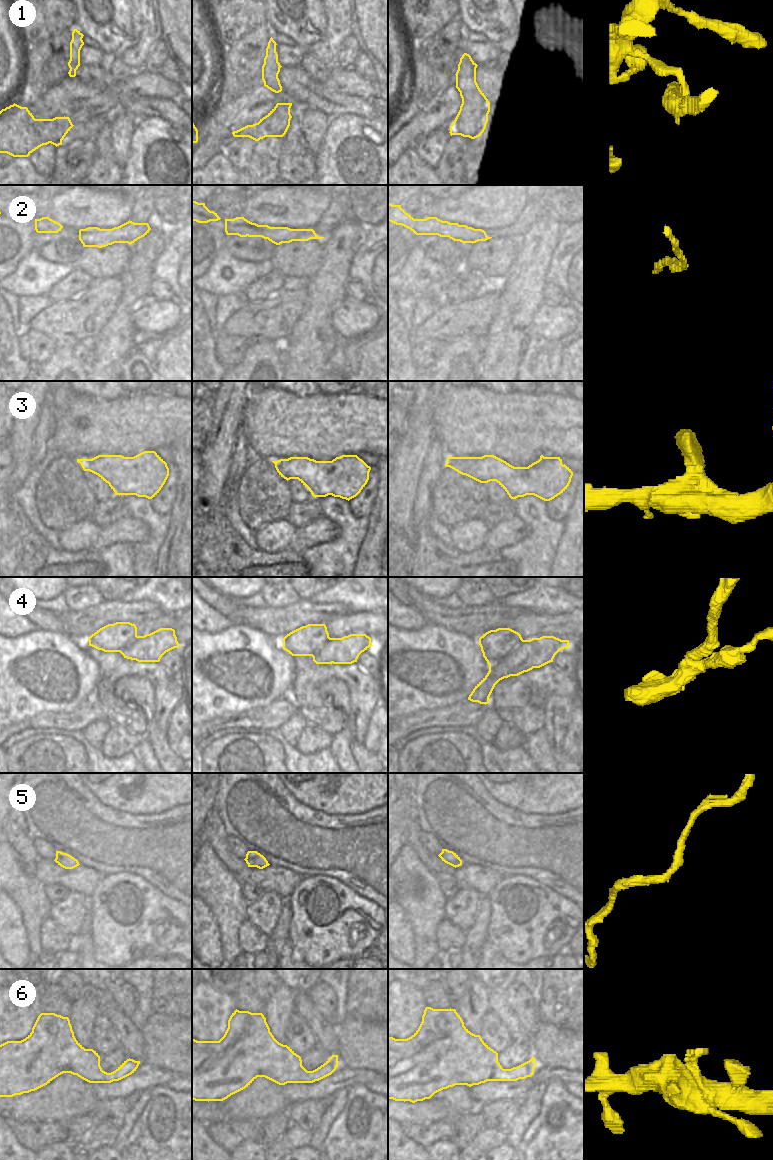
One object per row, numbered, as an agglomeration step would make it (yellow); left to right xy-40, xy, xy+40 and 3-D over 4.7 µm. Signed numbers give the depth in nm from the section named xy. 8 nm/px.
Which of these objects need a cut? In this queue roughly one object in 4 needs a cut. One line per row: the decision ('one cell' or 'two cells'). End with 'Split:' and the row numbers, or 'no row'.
1: two cells
2: one cell
3: one cell
4: two cells
5: one cell
6: one cell
Split: 1, 4

